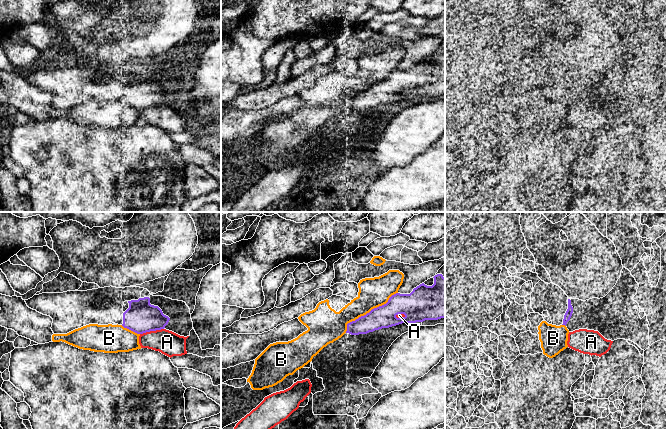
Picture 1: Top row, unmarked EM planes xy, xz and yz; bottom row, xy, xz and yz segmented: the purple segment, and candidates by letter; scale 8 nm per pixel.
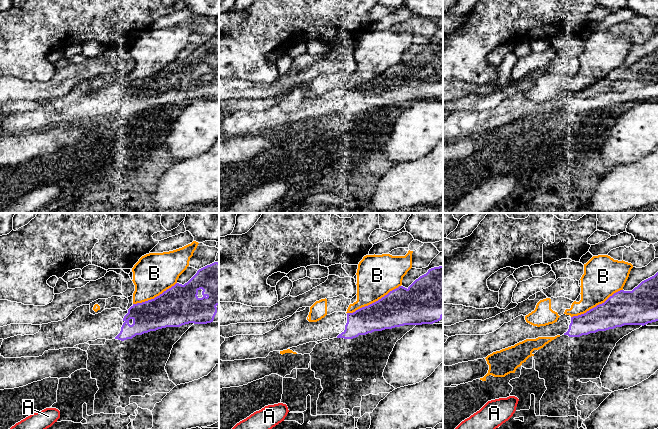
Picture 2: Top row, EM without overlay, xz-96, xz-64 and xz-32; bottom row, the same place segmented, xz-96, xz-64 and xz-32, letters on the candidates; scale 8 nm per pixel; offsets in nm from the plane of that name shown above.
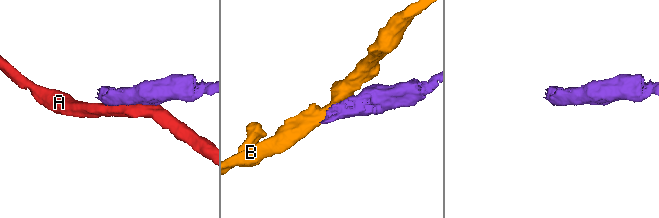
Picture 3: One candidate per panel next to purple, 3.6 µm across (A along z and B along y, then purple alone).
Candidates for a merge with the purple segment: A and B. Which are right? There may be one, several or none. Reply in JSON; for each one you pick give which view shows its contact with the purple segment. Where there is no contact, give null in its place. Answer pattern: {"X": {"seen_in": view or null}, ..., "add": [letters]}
{"add": []}

